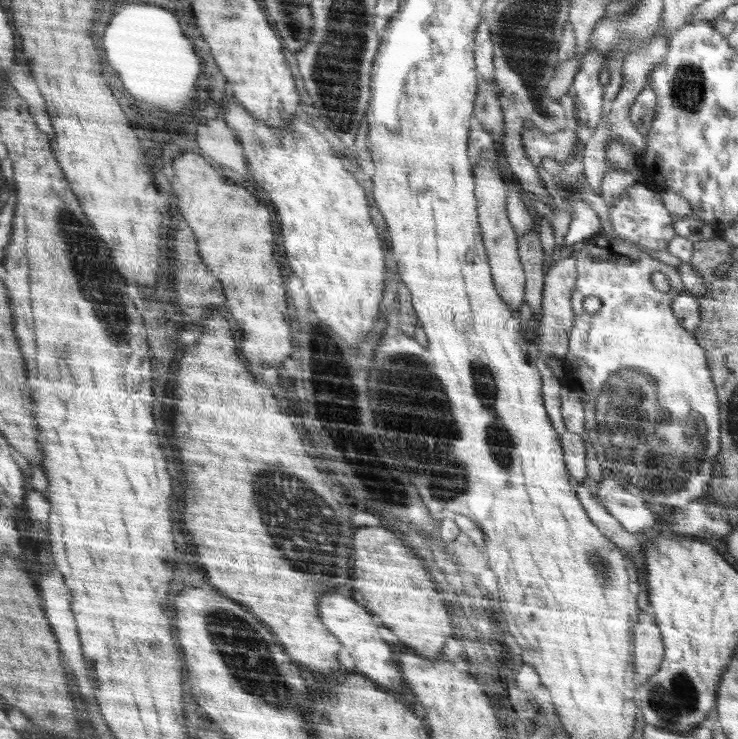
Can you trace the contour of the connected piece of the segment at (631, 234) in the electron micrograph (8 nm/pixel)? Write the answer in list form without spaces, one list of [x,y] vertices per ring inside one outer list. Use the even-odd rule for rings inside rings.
[[[644,182],[626,187],[620,199],[610,205],[609,216],[615,239],[601,231],[600,236],[584,240],[584,248],[578,250],[570,263],[578,279],[571,295],[575,328],[564,357],[570,367],[566,368],[565,385],[578,393],[586,407],[584,437],[592,444],[606,476],[614,477],[645,502],[670,509],[684,508],[707,492],[720,452],[721,430],[719,395],[708,369],[706,351],[695,339],[694,332],[684,329],[671,310],[672,300],[687,290],[680,280],[680,272],[646,252],[668,249],[668,241],[680,234],[662,196]],[[654,272],[662,272],[670,280],[667,292],[658,291],[652,284]],[[586,296],[596,296],[602,301],[597,314],[588,315],[582,309]]]

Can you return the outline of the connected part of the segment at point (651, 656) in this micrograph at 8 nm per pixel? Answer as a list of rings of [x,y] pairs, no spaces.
[[[640,612],[640,624],[636,623],[636,672],[642,679],[655,675],[662,666],[666,645],[660,634],[659,624],[653,614]]]

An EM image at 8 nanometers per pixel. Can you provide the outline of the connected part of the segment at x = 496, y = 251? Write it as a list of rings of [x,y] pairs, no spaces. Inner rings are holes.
[[[482,162],[474,164],[474,180],[476,180],[476,200],[478,200],[478,218],[480,227],[483,228],[484,247],[487,248],[488,259],[491,260],[492,276],[495,277],[496,288],[499,296],[503,298],[505,304],[517,311],[524,304],[524,268],[522,257],[519,255],[519,239],[515,234],[515,229],[511,224],[511,218],[507,212],[508,192],[506,184],[500,178],[500,170],[492,162]]]

